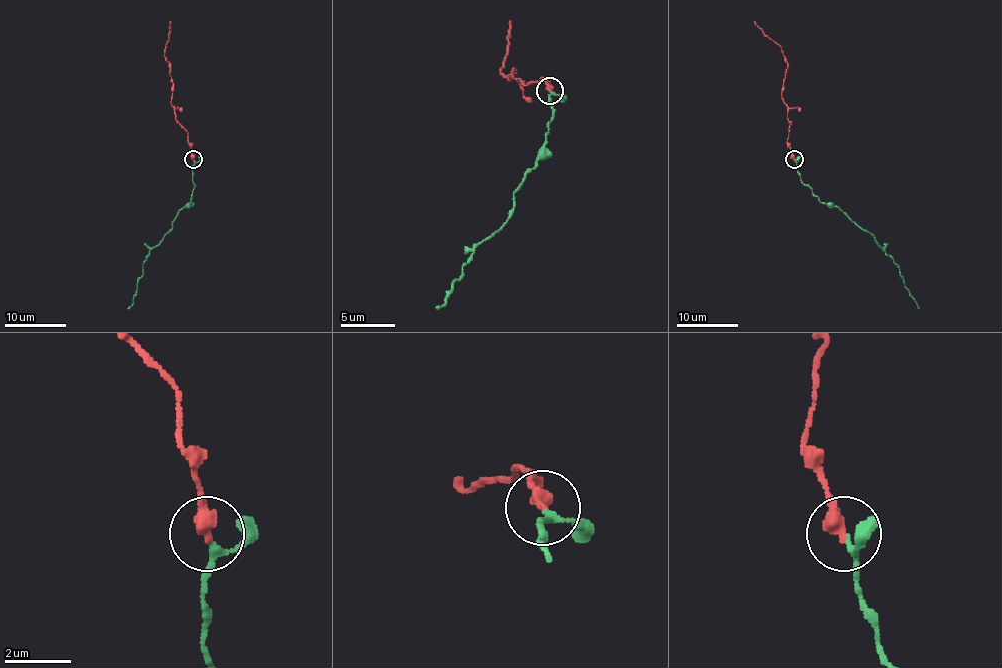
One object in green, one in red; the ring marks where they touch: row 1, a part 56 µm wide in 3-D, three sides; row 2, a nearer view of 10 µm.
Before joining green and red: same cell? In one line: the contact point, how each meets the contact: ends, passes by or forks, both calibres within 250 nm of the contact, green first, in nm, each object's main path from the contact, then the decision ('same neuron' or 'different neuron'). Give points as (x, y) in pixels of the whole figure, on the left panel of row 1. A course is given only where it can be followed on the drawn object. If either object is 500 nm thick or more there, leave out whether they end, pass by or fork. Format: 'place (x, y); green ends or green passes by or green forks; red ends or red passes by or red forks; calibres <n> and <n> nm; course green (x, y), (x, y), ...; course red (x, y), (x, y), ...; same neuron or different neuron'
place (193, 159); green passes by; red ends; calibres 160 and 440 nm; course green (193, 159), (195, 187), (192, 201), (150, 250), (142, 264), (136, 295), (127, 309); course red (193, 159), (188, 136), (176, 119), (173, 105), (173, 80), (165, 48), (170, 20); same neuron

